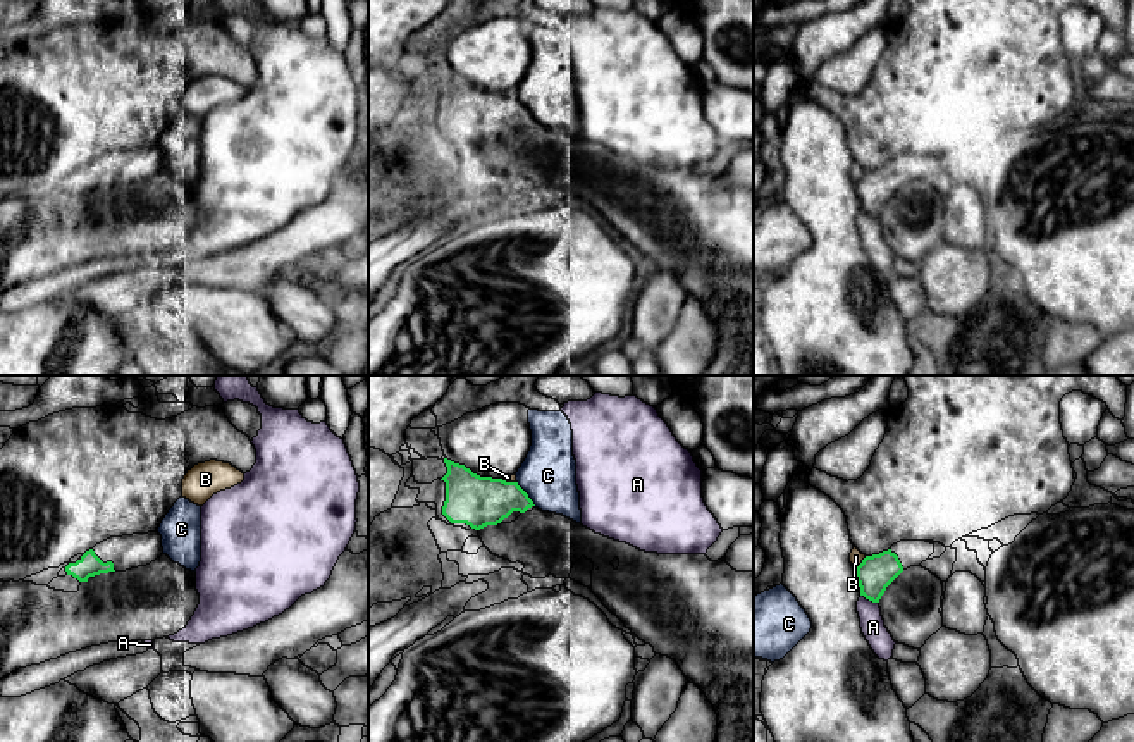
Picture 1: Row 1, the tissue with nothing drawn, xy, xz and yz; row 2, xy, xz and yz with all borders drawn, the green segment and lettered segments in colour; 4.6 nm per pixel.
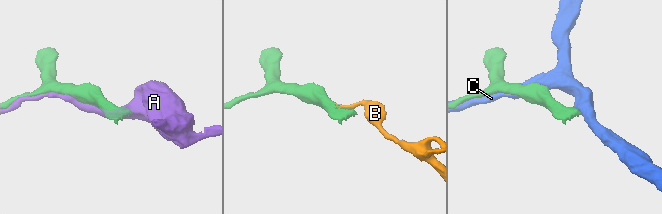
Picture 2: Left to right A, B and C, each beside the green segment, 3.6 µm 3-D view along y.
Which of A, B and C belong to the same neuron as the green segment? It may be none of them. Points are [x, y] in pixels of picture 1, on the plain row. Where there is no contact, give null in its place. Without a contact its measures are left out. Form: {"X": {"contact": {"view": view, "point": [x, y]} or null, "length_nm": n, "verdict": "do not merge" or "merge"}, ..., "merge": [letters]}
{"A": {"contact": {"view": "yz", "point": [869, 214]}, "length_nm": 100, "verdict": "do not merge"}, "B": {"contact": {"view": "yz", "point": [861, 178]}, "length_nm": 80, "verdict": "do not merge"}, "C": {"contact": {"view": "xz", "point": [525, 107]}, "length_nm": 150, "verdict": "do not merge"}, "merge": []}

